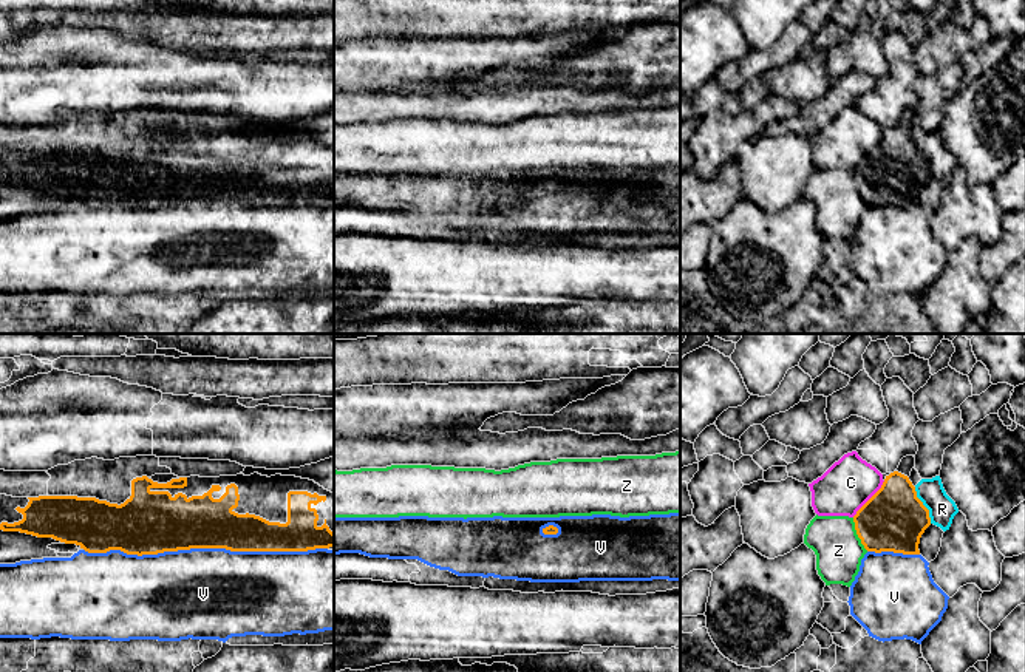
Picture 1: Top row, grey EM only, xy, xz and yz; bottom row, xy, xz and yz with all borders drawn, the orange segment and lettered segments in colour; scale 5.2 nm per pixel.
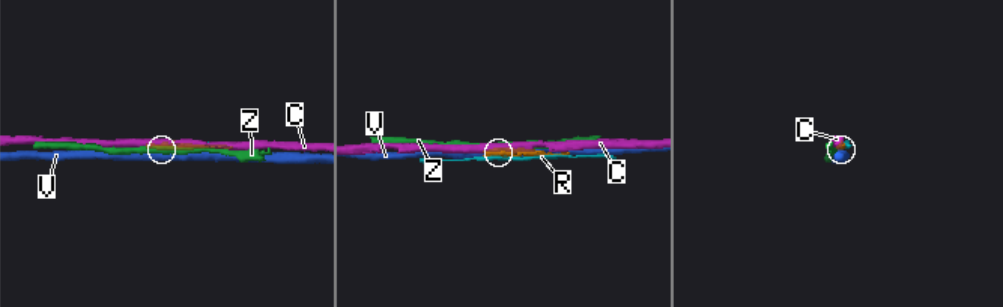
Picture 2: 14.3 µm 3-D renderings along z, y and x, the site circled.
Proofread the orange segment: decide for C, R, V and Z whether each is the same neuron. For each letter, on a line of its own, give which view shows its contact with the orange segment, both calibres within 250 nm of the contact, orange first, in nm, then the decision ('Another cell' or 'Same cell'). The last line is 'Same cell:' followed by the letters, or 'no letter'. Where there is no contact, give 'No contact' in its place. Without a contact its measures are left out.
C: Touches orange in yz. Thickness 320 nm (orange) against 260 nm. Another cell
R: Touches orange in yz. Thickness 320 nm (orange) against 140 nm. Another cell
V: Touches orange in xy. Thickness 280 nm (orange) against 480 nm. Another cell
Z: Touches orange in yz. Thickness 320 nm (orange) against 240 nm. Another cell
Same cell: no letter

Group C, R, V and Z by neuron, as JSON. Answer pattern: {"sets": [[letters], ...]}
{"sets": [["C"], ["R"], ["V"], ["Z"]]}

